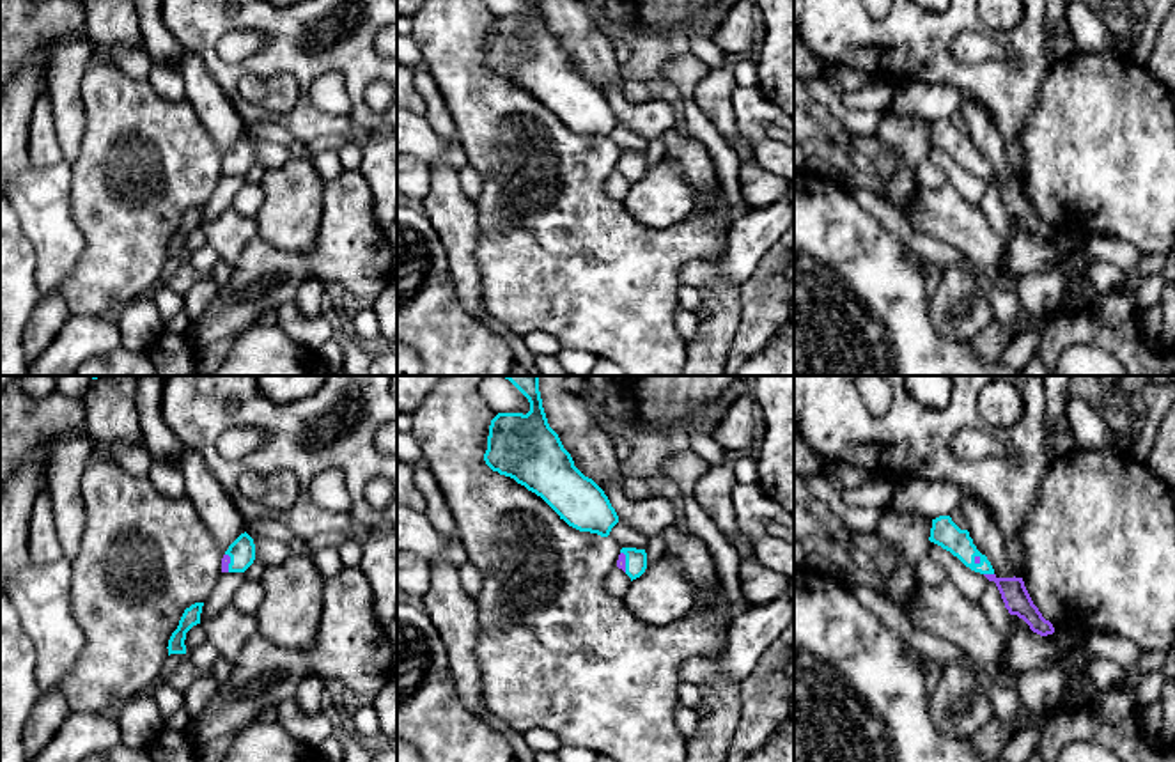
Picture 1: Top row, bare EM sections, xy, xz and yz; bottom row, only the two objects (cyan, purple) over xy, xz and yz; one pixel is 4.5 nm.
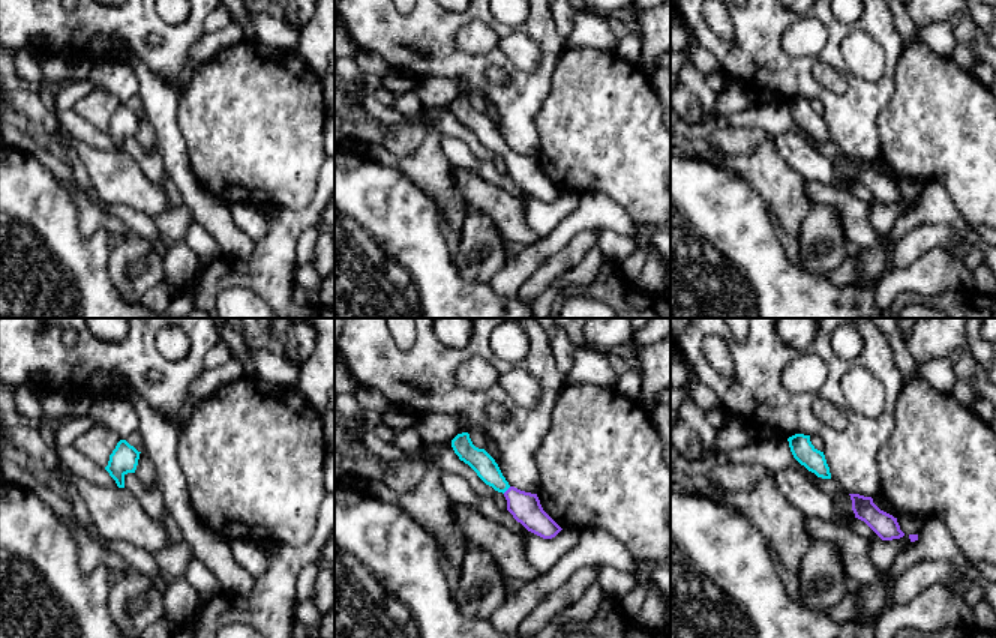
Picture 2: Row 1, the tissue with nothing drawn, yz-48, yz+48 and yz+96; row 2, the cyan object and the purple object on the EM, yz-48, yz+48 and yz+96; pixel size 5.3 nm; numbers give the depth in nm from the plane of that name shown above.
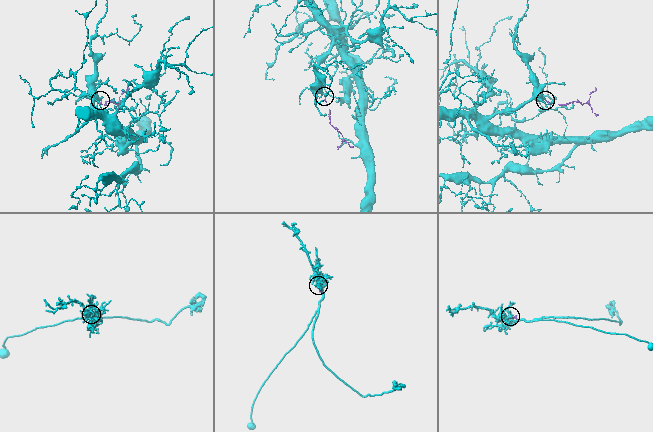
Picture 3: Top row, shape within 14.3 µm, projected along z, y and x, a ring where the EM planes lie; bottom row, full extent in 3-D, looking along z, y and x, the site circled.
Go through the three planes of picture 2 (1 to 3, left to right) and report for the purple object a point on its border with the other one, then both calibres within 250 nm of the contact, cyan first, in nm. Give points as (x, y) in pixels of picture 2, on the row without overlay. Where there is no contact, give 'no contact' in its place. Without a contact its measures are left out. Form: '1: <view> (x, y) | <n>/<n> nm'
1: no contact
2: yz+48 (506, 153) | 120/160 nm
3: no contact

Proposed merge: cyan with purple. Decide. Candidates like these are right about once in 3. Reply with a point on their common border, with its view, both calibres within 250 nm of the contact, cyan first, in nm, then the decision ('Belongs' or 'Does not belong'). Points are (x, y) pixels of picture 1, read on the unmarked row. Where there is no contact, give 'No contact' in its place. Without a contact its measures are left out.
Touches cyan at yz (989, 176). Thickness 120 nm (cyan) against 120 nm. Belongs

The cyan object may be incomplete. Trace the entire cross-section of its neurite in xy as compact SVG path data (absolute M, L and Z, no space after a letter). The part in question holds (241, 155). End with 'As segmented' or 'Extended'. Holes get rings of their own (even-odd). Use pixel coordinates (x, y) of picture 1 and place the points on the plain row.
M245 135L225 154L222 175L245 175L255 163L253 142Z. Extended

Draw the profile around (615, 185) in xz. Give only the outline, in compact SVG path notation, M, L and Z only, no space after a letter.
M615 168L613 172L604 175L603 190L608 197L624 202L626 195L631 190L631 181Z

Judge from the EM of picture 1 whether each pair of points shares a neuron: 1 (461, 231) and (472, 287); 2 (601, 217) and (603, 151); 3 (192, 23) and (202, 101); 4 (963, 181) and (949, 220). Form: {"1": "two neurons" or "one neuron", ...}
{"1": "one neuron", "2": "one neuron", "3": "two neurons", "4": "two neurons"}

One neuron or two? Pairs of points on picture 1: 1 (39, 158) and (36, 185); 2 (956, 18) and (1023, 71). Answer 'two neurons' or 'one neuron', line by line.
1: two neurons
2: one neuron

